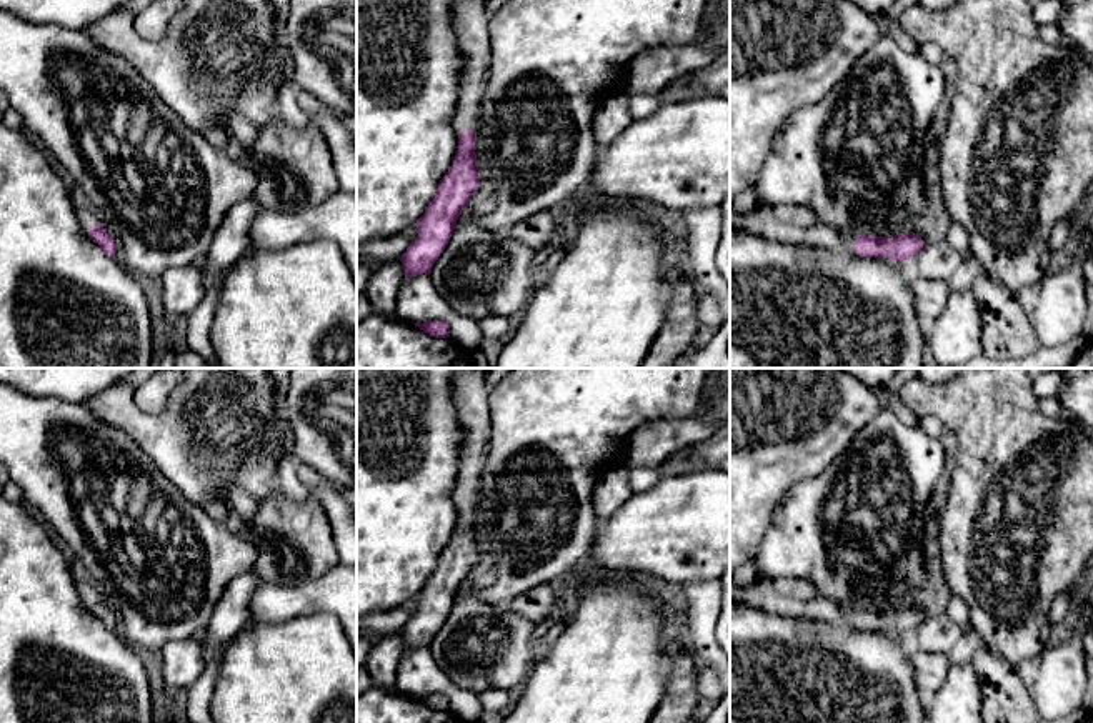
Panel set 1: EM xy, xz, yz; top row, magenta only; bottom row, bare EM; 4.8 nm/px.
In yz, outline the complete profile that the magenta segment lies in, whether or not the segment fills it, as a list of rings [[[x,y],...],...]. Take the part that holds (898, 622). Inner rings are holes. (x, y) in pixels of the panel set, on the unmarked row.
[[[730,576],[730,600],[778,615],[828,621],[838,626],[905,635],[918,628],[926,616],[913,605],[895,610],[860,608],[853,615],[820,595],[810,581],[796,578],[755,580],[740,588]]]

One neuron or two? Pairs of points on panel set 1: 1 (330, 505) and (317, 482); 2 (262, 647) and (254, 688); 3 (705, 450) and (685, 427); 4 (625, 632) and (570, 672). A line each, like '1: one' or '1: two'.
1: one
2: one
3: two
4: one

